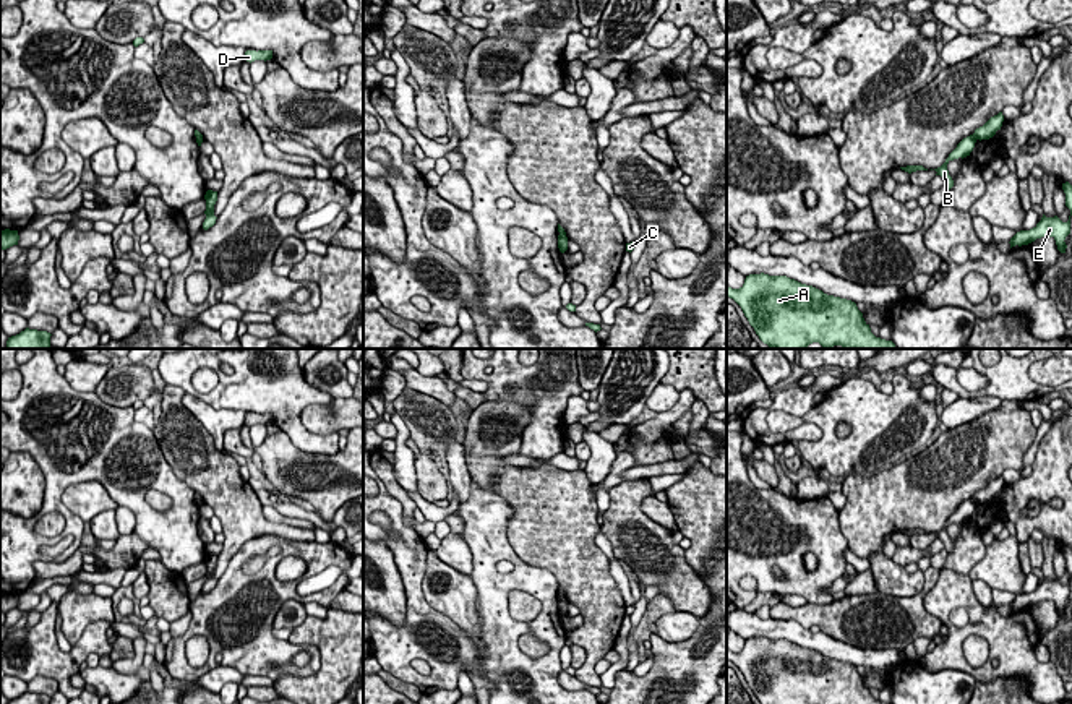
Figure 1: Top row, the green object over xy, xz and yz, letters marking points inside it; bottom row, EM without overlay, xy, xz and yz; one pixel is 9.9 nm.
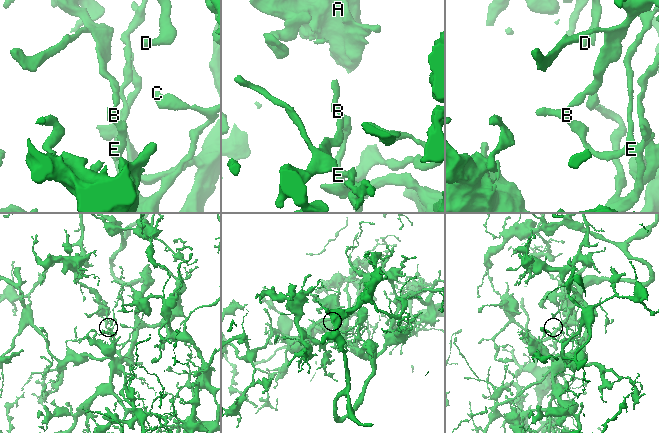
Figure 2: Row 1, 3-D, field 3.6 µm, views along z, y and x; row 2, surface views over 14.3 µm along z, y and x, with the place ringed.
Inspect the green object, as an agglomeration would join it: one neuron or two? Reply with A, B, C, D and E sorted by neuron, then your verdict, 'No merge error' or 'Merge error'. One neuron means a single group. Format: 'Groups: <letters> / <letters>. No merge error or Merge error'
Groups: A D / B C E. Merge error

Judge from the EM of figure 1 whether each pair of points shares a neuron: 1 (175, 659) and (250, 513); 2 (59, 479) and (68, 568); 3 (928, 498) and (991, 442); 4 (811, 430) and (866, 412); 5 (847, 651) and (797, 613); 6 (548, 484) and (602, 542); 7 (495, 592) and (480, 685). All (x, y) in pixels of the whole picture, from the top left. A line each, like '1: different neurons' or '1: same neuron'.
1: different neurons
2: different neurons
3: same neuron
4: different neurons
5: different neurons
6: different neurons
7: different neurons

